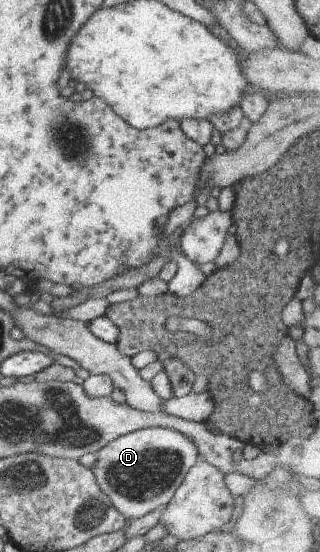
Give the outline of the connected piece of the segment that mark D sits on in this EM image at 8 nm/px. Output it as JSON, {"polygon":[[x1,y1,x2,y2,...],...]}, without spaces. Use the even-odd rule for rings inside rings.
{"polygon":[[145,427,103,445,89,469,99,490,126,519,139,518,169,502,187,470,197,461,196,448,186,436,165,427]]}

